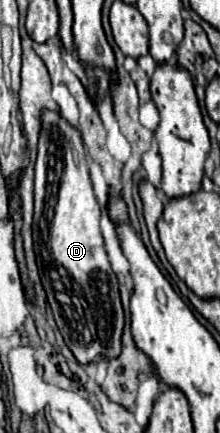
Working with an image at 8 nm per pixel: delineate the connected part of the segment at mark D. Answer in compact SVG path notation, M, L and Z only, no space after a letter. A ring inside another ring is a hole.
M44 110L40 122L32 238L48 304L66 346L80 364L88 364L102 354L116 358L120 354L124 312L118 280L110 268L98 226L100 208L90 184L82 134L54 110Z

